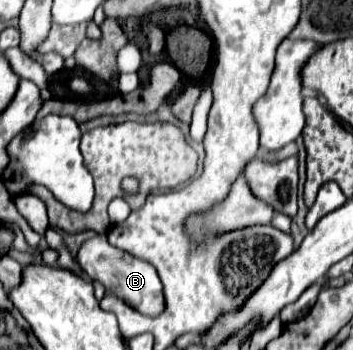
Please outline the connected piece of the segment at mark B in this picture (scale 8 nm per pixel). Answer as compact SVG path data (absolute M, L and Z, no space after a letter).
M95 235L93 239L85 241L79 249L77 263L83 269L83 273L105 287L105 293L111 293L115 297L121 297L127 305L131 305L135 311L147 317L157 317L165 309L165 297L163 297L163 285L149 261L139 259L123 249L115 249L109 245L105 235Z

